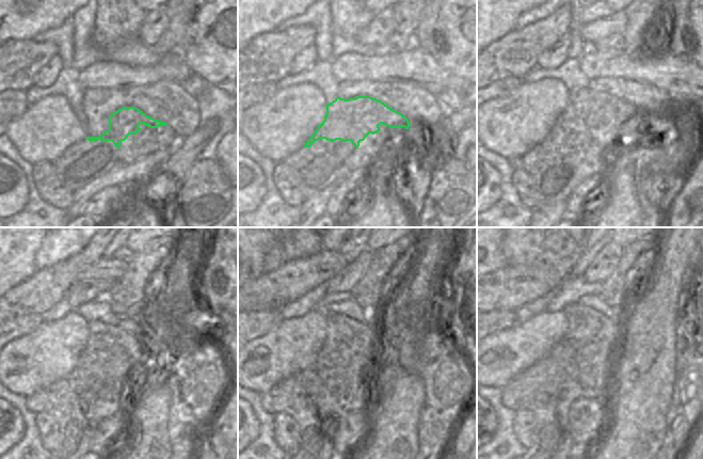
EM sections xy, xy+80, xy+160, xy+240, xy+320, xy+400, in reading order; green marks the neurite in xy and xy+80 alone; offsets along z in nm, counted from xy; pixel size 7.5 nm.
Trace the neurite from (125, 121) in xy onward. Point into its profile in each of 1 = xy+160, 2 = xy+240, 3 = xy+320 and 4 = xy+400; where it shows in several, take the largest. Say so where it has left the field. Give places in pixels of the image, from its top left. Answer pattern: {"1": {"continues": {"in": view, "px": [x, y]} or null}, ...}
{"1": {"continues": {"in": "xy+160", "px": [590, 116]}}, "2": {"continues": {"in": "xy+240", "px": [111, 353]}}, "3": {"continues": {"in": "xy+320", "px": [348, 351]}}, "4": {"continues": {"in": "xy+400", "px": [581, 358]}}}

